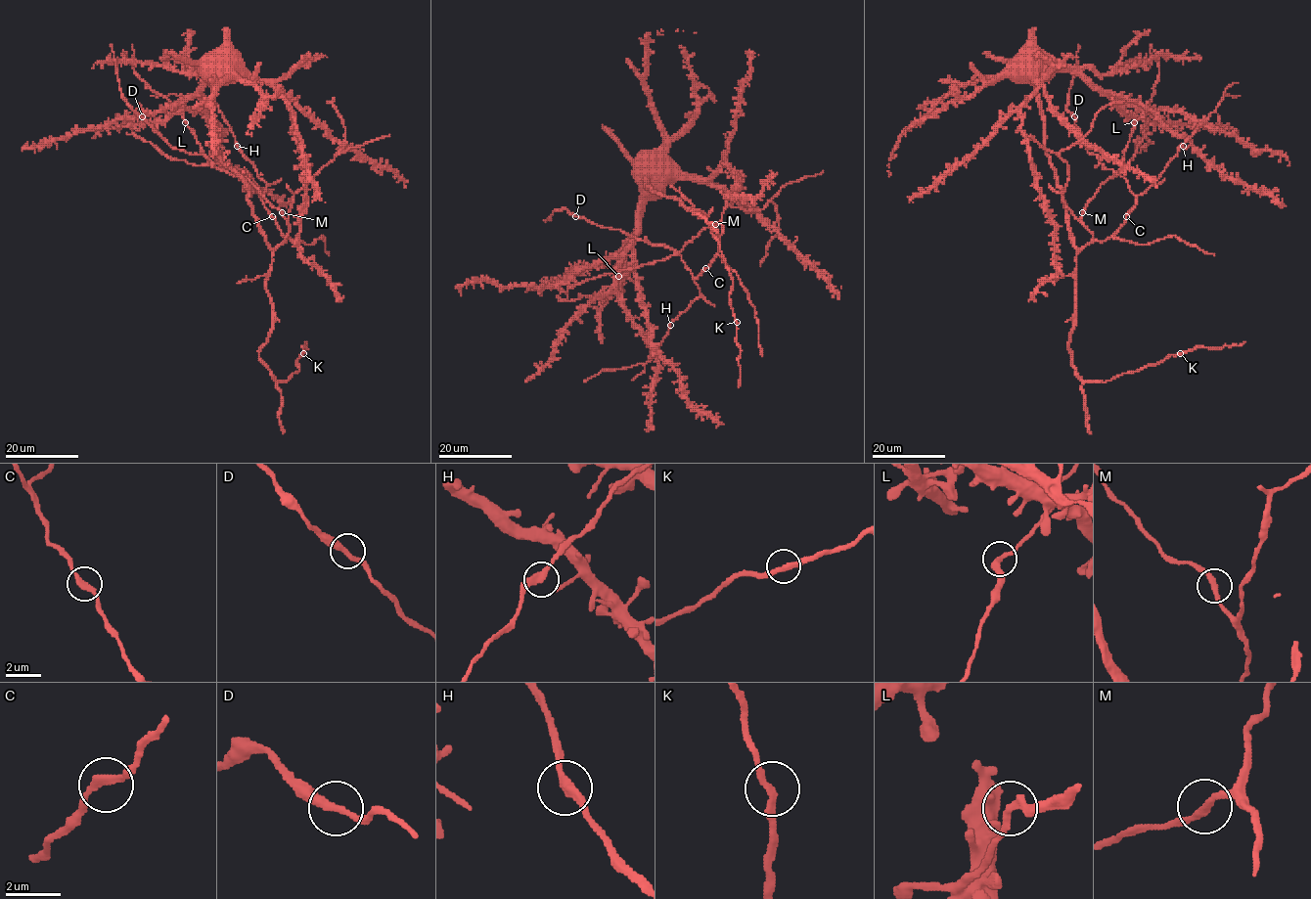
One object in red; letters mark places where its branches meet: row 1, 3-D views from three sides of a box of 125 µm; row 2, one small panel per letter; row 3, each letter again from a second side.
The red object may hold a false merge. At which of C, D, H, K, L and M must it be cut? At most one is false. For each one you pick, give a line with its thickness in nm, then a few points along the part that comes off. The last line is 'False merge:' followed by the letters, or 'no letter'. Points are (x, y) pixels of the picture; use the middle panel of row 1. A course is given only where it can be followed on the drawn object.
False merge: no letter

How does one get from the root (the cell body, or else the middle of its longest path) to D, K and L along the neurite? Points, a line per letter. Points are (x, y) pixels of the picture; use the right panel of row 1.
D: (1058, 182), (1068, 235), (1077, 249), (1108, 239), (1137, 201), (1127, 182), (1087, 151), (1074, 116)
K: (1058, 182), (1068, 234), (1077, 251), (1075, 328), (1069, 343), (1077, 375), (1084, 382), (1107, 382), (1180, 353)
L: (1058, 182), (1038, 92), (1054, 72), (1080, 71), (1107, 94), (1135, 103), (1144, 112), (1134, 121)

